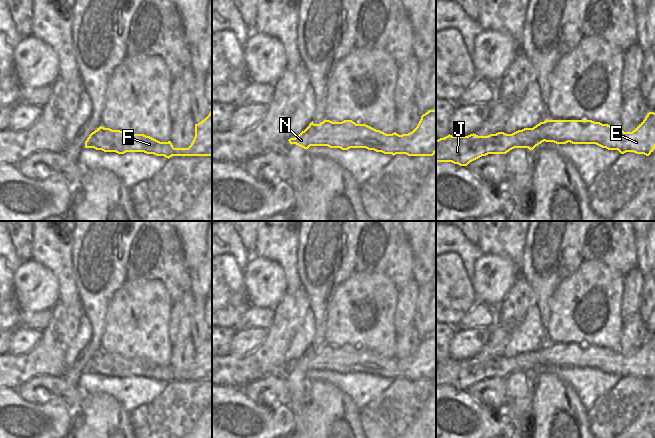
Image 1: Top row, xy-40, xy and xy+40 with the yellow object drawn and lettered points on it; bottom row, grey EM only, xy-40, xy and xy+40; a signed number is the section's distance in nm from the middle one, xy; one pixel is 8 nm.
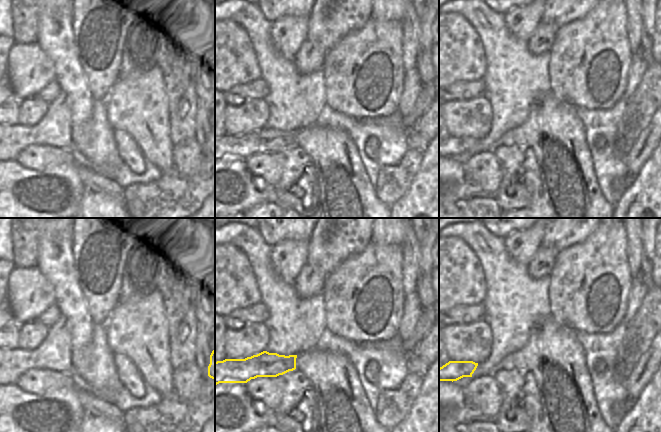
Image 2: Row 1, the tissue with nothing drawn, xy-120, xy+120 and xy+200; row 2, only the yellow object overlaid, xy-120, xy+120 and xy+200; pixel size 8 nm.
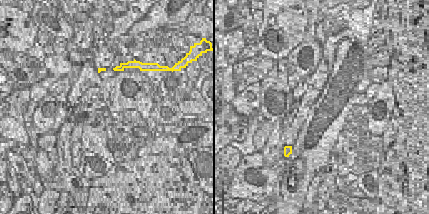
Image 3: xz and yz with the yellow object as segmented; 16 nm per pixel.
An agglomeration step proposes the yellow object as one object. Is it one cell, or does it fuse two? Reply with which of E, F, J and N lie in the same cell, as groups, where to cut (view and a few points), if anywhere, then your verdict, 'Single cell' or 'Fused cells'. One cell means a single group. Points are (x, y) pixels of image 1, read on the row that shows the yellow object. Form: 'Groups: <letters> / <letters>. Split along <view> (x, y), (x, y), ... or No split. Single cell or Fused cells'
Groups: E F J N. No split. Single cell.

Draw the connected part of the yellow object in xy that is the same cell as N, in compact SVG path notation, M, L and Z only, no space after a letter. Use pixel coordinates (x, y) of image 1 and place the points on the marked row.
M436 110L423 114L417 127L408 134L386 134L352 120L324 120L320 124L312 121L304 131L288 141L306 150L310 146L328 146L342 150L366 148L393 156L433 156L436 153Z

